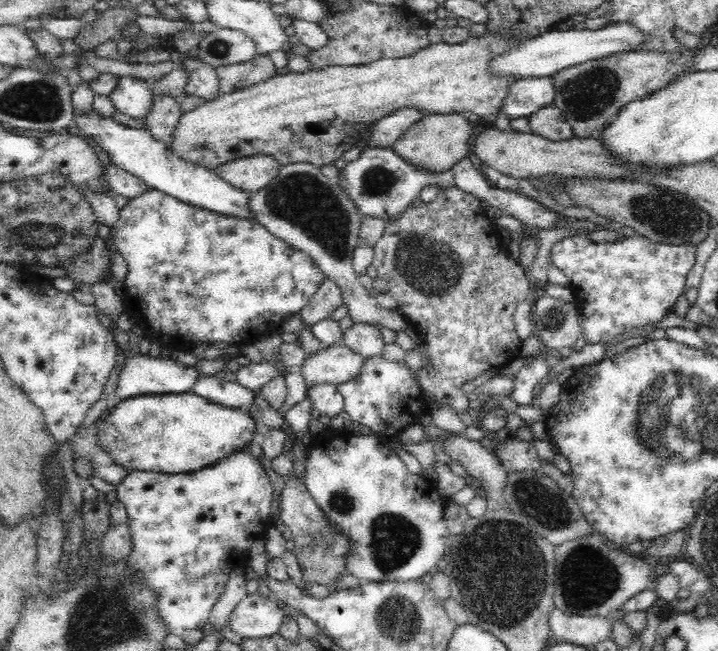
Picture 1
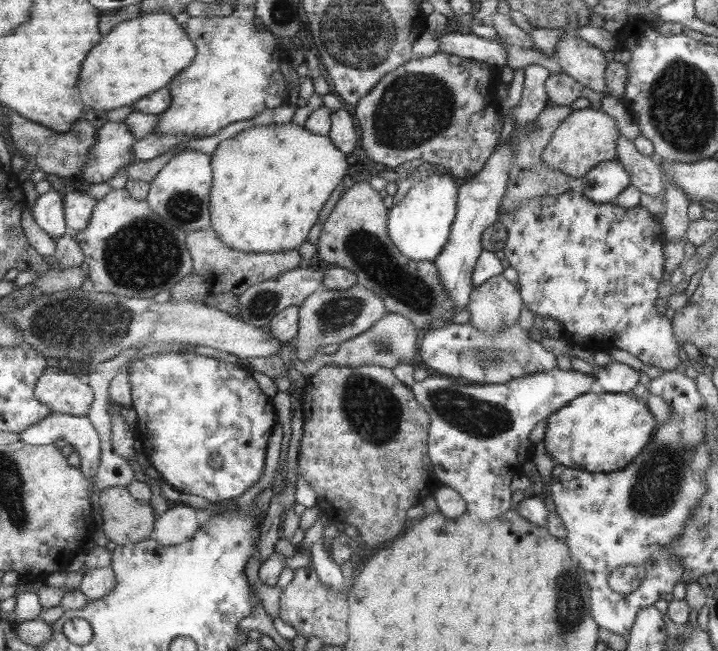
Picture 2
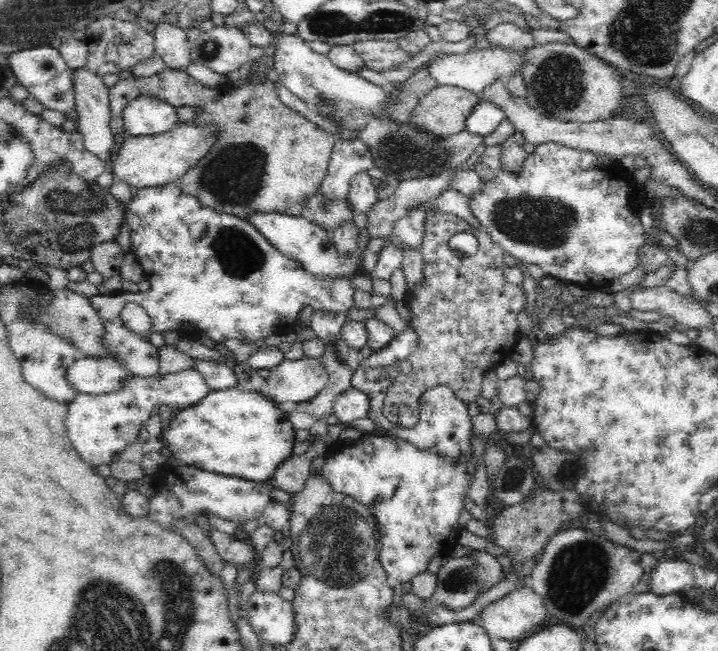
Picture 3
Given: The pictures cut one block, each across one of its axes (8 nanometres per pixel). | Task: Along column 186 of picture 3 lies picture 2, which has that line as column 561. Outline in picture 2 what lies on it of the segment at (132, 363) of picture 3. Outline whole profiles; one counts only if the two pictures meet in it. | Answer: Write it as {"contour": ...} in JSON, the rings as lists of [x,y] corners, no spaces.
{"contour":[[[571,190],[559,196],[539,196],[527,200],[519,210],[499,214],[497,222],[509,232],[503,248],[509,268],[517,272],[521,300],[535,316],[547,316],[563,324],[563,334],[571,342],[589,340],[595,348],[599,342],[613,342],[617,348],[633,354],[643,364],[673,372],[681,360],[677,356],[679,344],[673,338],[671,320],[659,316],[655,310],[657,286],[663,278],[663,238],[659,238],[659,222],[651,220],[645,208],[621,208],[611,204],[597,204]]]}

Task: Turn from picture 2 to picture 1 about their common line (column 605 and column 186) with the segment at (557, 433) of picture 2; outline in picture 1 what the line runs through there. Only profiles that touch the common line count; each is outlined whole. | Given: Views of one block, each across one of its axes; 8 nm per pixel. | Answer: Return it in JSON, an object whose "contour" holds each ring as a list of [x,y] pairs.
{"contour":[[[198,394],[134,396],[122,400],[96,428],[98,446],[112,456],[112,462],[126,470],[188,474],[200,472],[240,452],[254,434],[252,420],[244,410],[212,406]]]}

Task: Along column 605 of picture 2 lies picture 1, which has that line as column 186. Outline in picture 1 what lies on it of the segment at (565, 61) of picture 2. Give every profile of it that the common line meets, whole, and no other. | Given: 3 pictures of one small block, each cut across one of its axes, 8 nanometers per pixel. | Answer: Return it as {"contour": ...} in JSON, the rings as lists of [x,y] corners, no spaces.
{"contour":[[[188,60],[182,64],[188,74],[190,74],[190,82],[188,82],[188,96],[192,98],[198,98],[202,100],[204,104],[208,102],[214,102],[216,98],[222,96],[222,90],[220,90],[220,80],[218,80],[218,74],[216,74],[216,68],[210,66],[210,64],[204,64],[200,60]]]}

